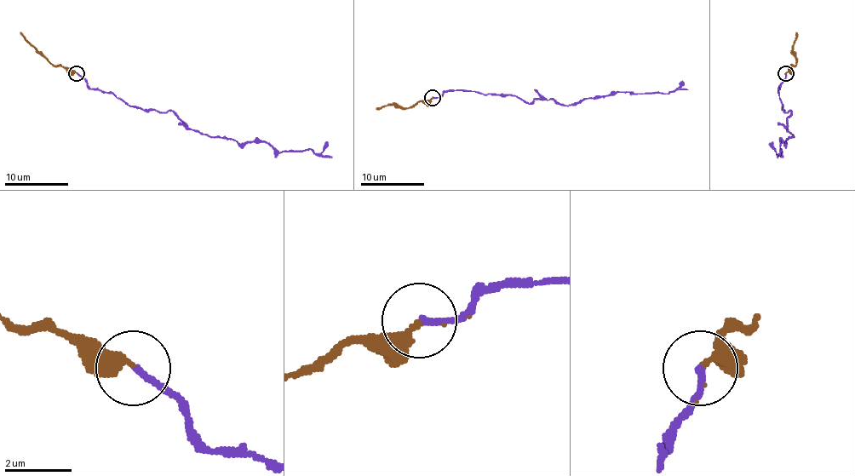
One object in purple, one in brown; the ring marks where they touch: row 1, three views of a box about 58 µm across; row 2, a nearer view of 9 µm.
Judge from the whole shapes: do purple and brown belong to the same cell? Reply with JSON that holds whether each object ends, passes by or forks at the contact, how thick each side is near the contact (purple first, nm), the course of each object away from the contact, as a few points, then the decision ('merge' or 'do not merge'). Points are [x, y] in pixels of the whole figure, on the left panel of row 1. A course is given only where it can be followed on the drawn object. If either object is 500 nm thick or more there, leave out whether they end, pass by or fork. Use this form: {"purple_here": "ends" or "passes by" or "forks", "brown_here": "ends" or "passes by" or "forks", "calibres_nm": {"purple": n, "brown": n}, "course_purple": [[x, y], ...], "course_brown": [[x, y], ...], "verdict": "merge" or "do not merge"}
{"purple_here": "ends", "brown_here": "ends", "calibres_nm": {"purple": 180, "brown": 260}, "course_purple": [[77, 73], [91, 88], [113, 92], [130, 106], [171, 111], [208, 136], [318, 153], [326, 140]], "course_brown": [[77, 73], [49, 63], [20, 31]], "verdict": "merge"}

